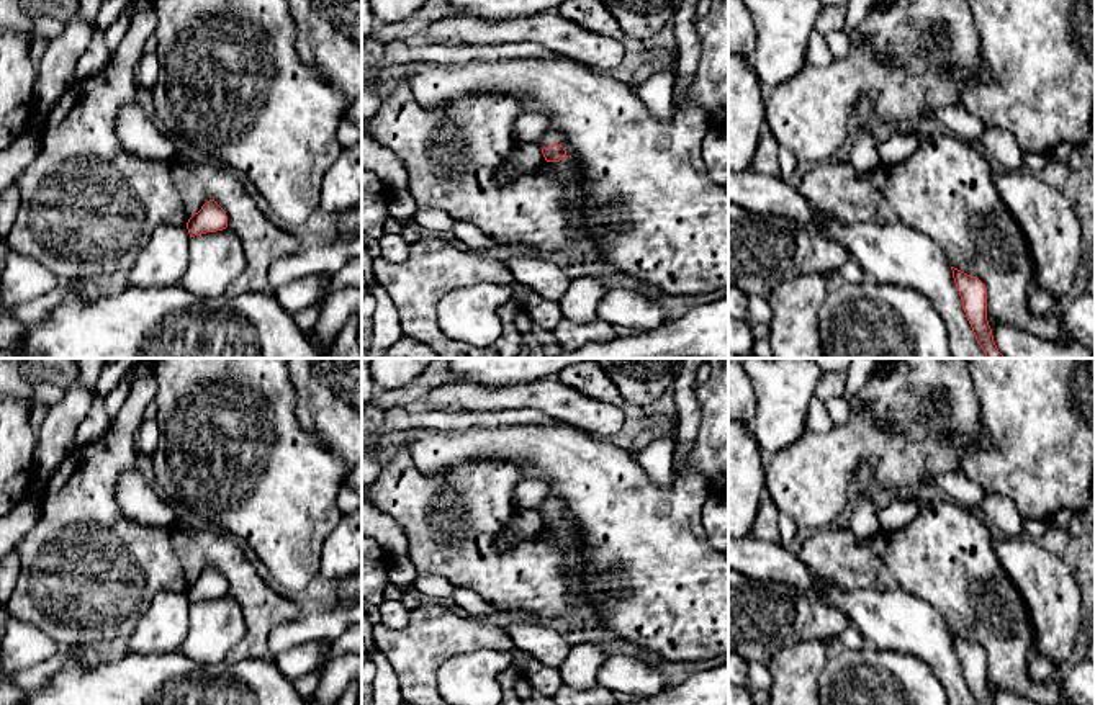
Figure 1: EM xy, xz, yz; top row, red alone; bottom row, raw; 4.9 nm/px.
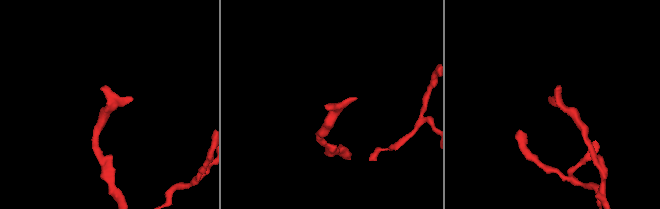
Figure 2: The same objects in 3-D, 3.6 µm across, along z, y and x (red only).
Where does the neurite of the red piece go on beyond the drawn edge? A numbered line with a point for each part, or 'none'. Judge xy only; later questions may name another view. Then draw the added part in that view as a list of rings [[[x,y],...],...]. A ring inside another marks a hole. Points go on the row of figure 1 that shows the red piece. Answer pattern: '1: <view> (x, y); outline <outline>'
none

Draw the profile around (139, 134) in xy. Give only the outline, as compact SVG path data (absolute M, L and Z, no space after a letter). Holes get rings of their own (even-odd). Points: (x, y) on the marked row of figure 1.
M136 101L123 105L116 118L121 146L149 160L170 160L177 155L177 141L149 118Z

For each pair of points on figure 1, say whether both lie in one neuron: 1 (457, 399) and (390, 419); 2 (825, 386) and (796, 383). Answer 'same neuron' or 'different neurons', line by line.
1: different neurons
2: different neurons

